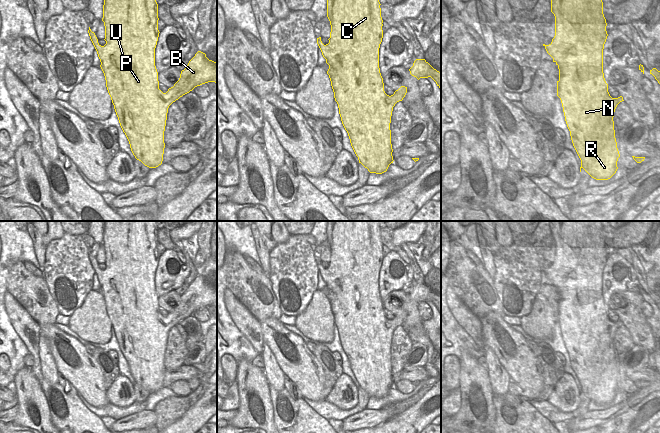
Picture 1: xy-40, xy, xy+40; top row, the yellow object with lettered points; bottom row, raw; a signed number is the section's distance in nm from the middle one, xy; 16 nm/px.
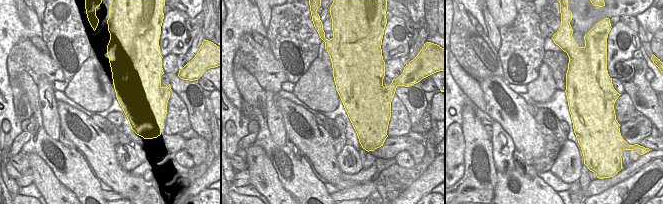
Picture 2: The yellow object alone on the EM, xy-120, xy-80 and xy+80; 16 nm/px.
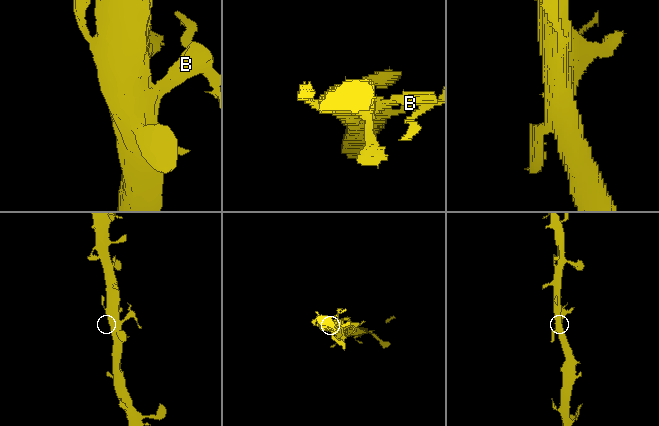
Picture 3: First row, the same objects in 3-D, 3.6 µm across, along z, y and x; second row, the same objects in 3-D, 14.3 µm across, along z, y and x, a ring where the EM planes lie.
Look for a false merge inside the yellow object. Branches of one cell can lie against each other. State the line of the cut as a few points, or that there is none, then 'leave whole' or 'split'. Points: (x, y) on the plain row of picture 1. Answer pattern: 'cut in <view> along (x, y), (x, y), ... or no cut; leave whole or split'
cut in xy-40 along (160, 317), (163, 322), (179, 320); split

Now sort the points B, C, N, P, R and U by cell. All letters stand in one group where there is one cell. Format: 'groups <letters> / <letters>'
groups B / C N P R U

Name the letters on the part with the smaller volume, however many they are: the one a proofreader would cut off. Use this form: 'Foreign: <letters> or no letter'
Foreign: B

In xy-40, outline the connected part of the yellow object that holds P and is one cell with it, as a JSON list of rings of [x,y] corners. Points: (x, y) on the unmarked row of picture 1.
[[[104,221],[103,242],[106,268],[101,270],[90,251],[90,263],[97,275],[106,311],[120,350],[135,382],[149,392],[162,388],[164,355],[169,330],[180,321],[163,323],[155,290],[158,228],[156,221]]]

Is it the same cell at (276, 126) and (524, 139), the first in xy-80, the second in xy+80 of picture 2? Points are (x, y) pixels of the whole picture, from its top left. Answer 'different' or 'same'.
different

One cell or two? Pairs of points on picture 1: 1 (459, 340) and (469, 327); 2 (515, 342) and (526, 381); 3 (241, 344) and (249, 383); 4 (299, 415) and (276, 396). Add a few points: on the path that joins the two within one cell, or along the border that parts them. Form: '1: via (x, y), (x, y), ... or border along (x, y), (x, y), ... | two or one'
1: border along (451, 313), (459, 326), (477, 344), (483, 347) | two
2: via (516, 352), (516, 356), (526, 371) | one
3: border along (250, 361), (241, 359), (237, 363) | two
4: via (295, 408), (288, 397), (283, 396) | one

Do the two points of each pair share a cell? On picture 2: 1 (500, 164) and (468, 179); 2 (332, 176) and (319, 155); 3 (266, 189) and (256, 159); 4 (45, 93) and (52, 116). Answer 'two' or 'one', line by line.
1: two
2: one
3: one
4: one

